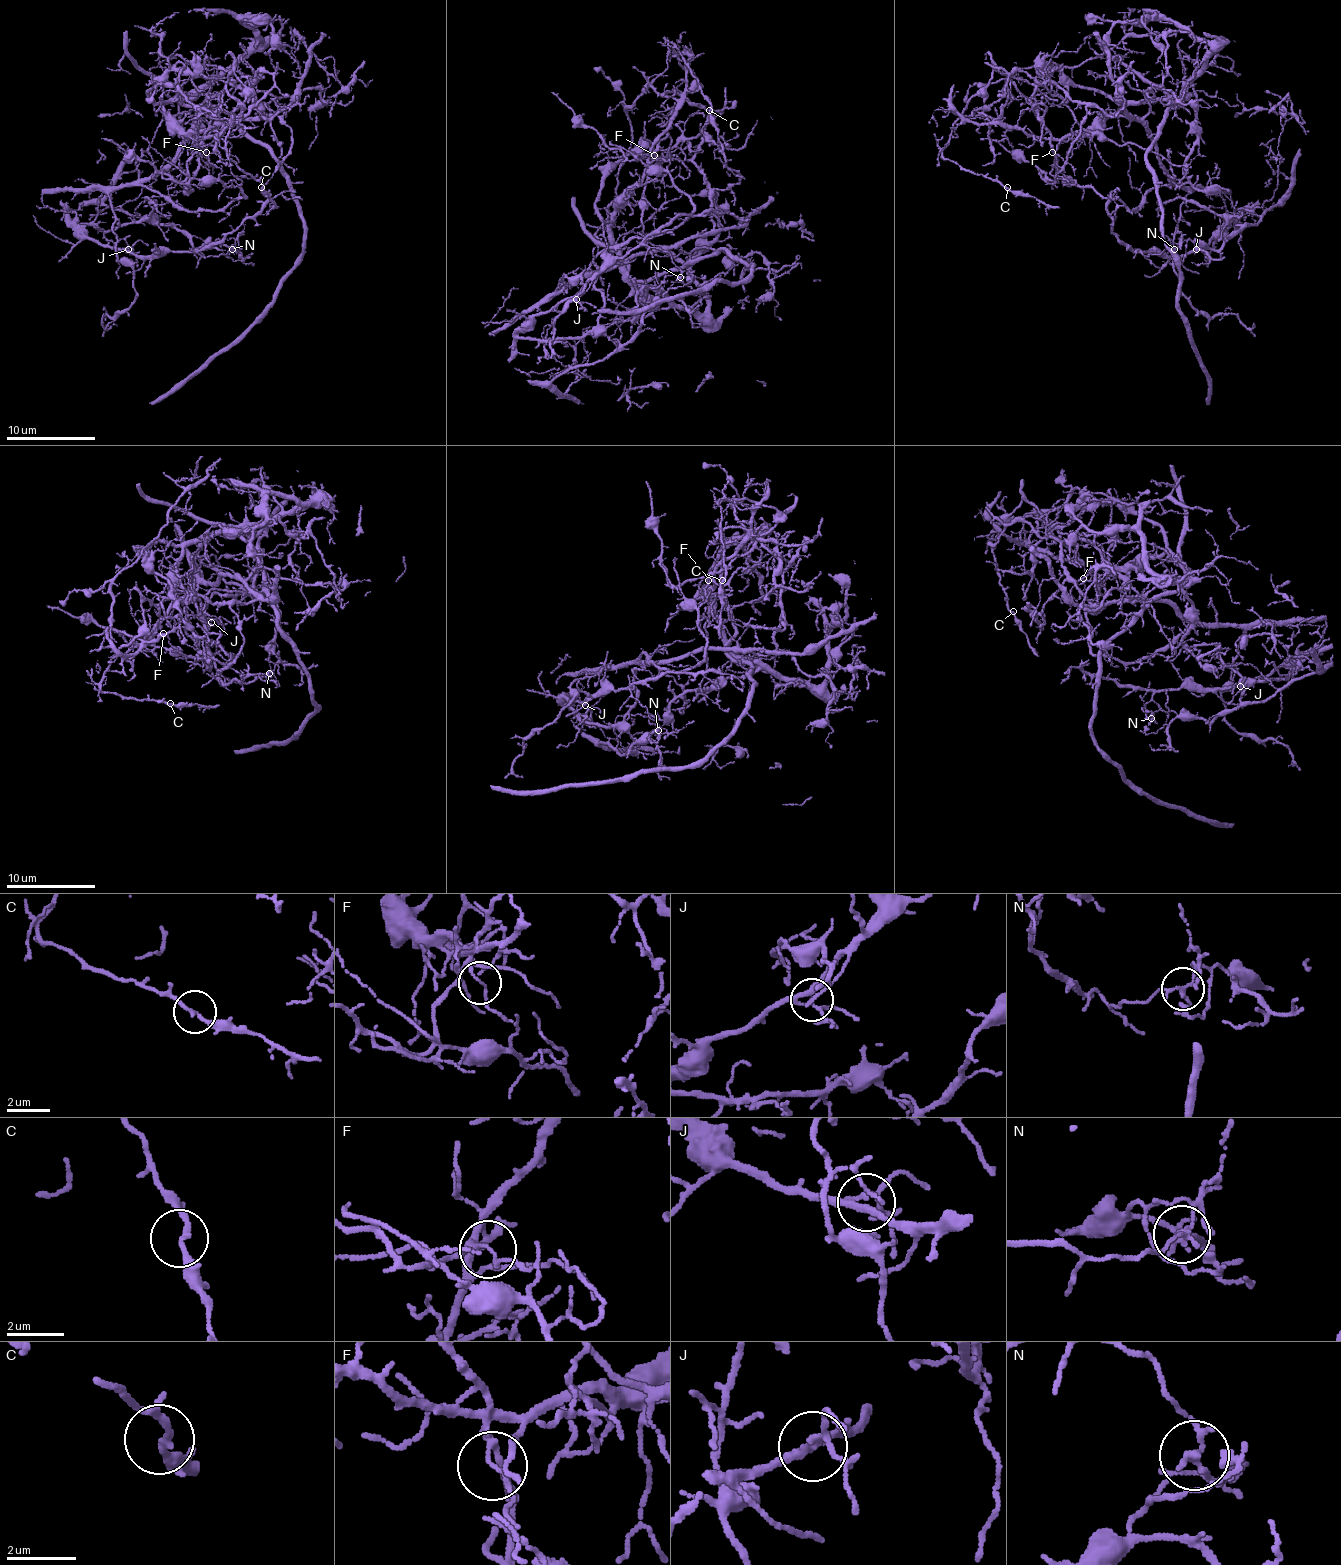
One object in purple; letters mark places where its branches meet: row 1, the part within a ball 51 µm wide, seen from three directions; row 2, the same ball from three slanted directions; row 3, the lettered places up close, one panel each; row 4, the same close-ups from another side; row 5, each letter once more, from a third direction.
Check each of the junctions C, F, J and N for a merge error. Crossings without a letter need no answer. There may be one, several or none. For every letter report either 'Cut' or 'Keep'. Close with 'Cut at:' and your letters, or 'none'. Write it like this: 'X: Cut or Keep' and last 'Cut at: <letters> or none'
C: Keep
F: Cut
J: Keep
N: Cut
Cut at: F, N

